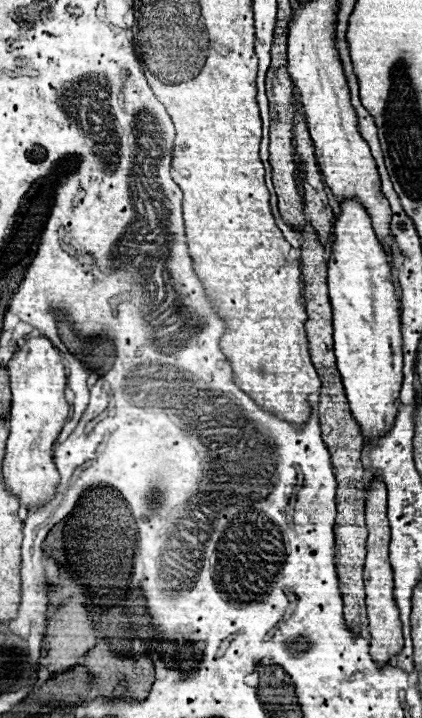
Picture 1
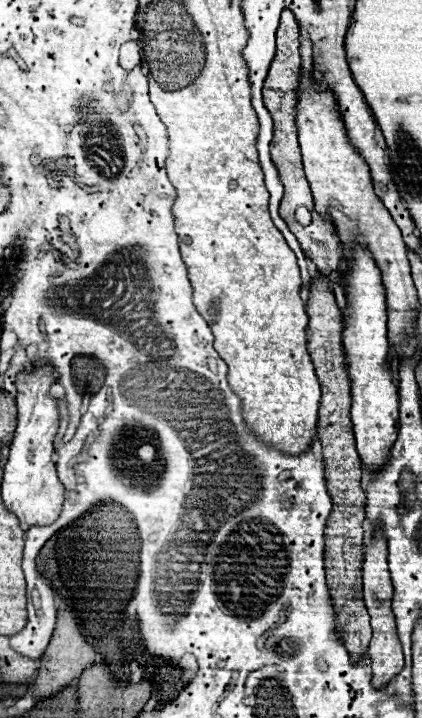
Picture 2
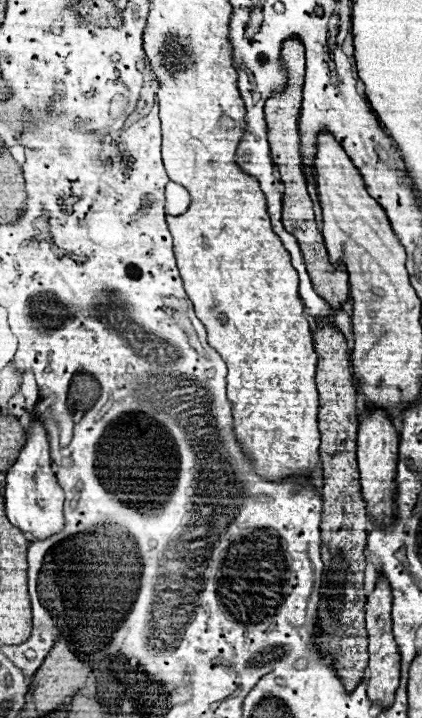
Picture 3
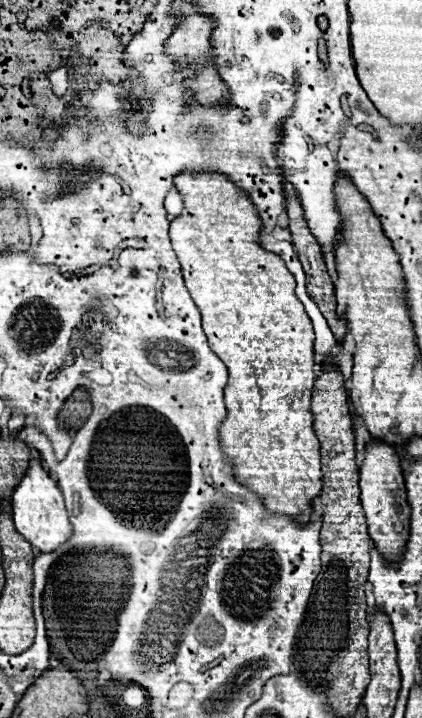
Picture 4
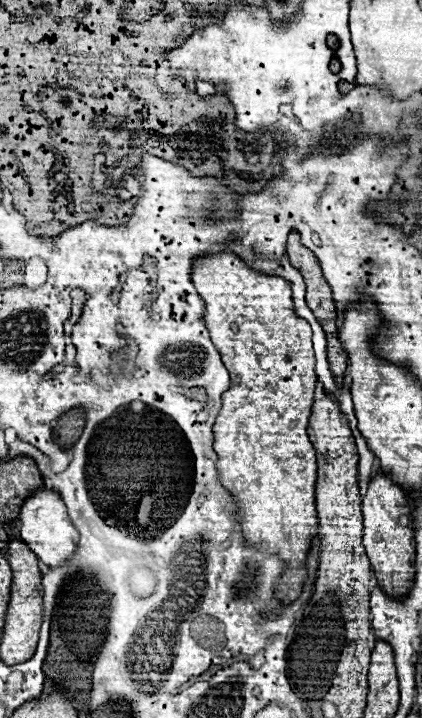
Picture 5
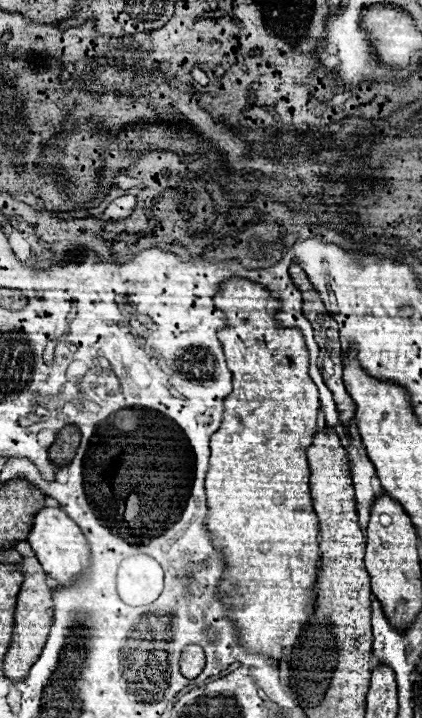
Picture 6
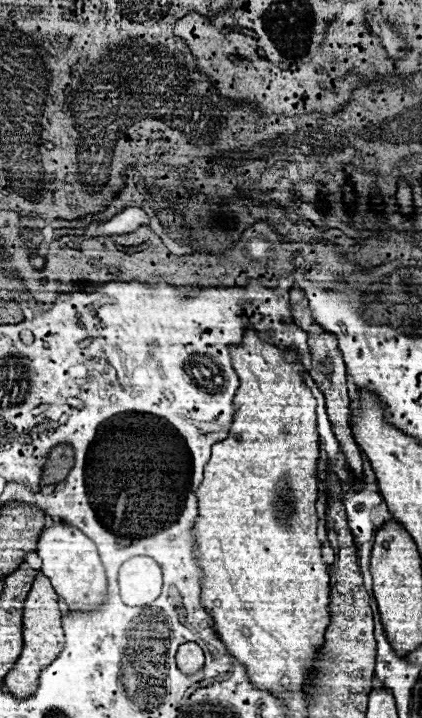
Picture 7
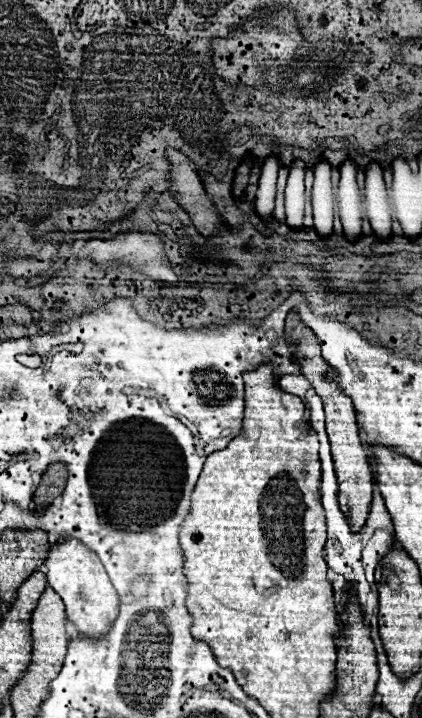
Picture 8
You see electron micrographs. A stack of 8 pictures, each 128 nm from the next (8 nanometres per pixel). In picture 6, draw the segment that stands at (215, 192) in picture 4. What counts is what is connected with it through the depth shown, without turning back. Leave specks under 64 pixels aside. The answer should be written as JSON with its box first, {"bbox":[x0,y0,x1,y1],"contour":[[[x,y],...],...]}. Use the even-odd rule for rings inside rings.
{"bbox":[204,280,320,662],"contour":[[[230,280],[222,286],[222,294],[214,298],[214,304],[228,316],[228,328],[220,330],[218,338],[224,346],[234,390],[224,400],[220,430],[210,438],[212,456],[206,474],[208,516],[204,524],[214,548],[224,556],[224,574],[218,588],[240,646],[246,652],[264,654],[276,662],[290,662],[298,636],[314,614],[318,600],[320,528],[312,508],[306,460],[306,450],[316,434],[318,388],[308,376],[308,350],[302,332],[276,326],[274,314],[280,302],[272,298],[266,288],[246,280]],[[262,544],[268,544],[268,548],[262,550]]]}

